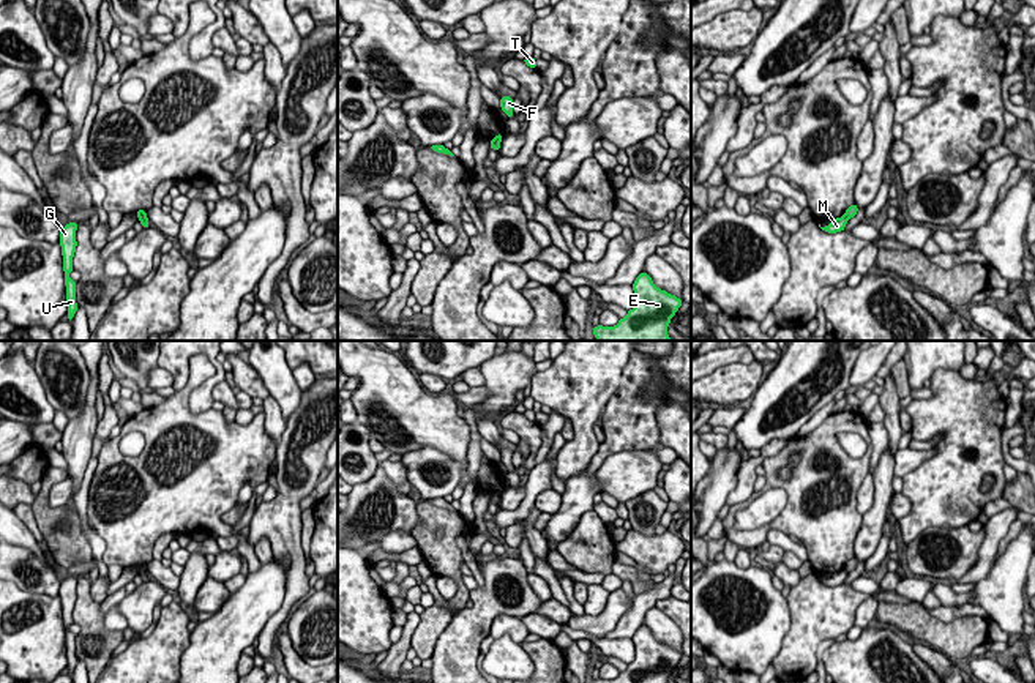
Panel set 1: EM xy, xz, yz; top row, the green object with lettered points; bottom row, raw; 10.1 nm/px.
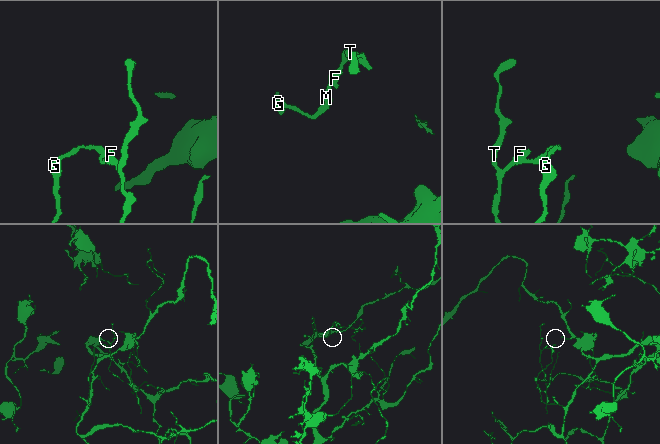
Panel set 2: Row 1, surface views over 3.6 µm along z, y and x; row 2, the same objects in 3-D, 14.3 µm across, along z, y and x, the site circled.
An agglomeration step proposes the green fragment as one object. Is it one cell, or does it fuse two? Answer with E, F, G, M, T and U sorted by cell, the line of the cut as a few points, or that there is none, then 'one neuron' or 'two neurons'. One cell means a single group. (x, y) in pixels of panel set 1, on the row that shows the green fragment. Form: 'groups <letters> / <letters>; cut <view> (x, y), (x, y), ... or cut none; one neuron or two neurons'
groups E G U / F M T; cut xy (139, 216), (145, 218); two neurons

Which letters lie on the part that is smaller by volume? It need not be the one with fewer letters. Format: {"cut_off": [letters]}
{"cut_off": ["F", "M", "T"]}

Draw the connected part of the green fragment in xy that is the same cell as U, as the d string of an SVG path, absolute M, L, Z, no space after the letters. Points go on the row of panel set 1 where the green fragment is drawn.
M68 222L63 229L60 229L60 246L63 256L63 271L65 271L65 286L66 286L66 303L68 303L68 322L73 320L77 303L76 303L76 281L73 281L68 274L74 270L73 257L76 252L76 230L79 222Z

